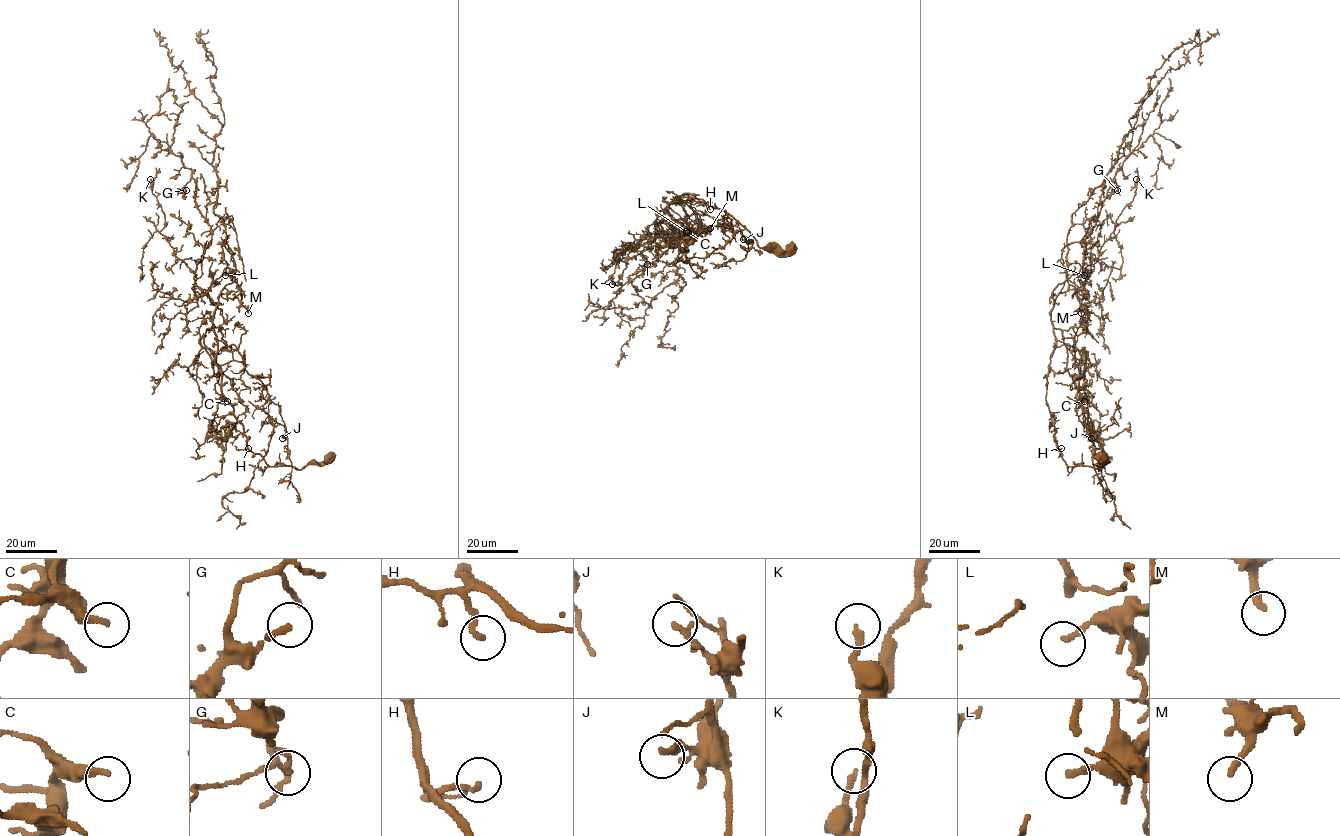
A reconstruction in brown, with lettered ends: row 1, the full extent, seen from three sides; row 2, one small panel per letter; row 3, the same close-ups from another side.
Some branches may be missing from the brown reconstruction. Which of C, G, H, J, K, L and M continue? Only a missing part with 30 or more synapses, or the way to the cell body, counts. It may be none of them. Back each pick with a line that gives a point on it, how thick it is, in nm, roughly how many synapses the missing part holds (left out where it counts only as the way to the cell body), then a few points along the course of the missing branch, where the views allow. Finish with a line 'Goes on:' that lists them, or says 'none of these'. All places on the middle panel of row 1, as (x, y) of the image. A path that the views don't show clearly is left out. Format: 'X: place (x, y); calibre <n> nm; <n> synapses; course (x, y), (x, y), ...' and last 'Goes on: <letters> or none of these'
M: place (710, 228); calibre 200 nm; 35 synapses; course (710, 228), (715, 228), (727, 238), (724, 239), (726, 255), (722, 260), (713, 261), (710, 255)
Goes on: M

